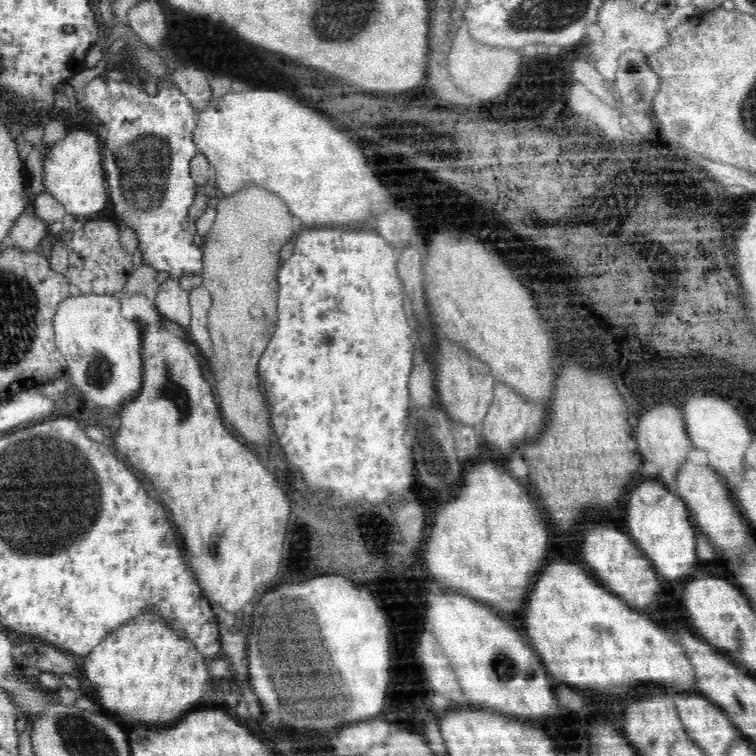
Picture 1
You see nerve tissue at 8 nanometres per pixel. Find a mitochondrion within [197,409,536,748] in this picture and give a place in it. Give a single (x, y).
(295, 631)

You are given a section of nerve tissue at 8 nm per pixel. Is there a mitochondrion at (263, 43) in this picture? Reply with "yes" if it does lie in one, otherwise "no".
no

